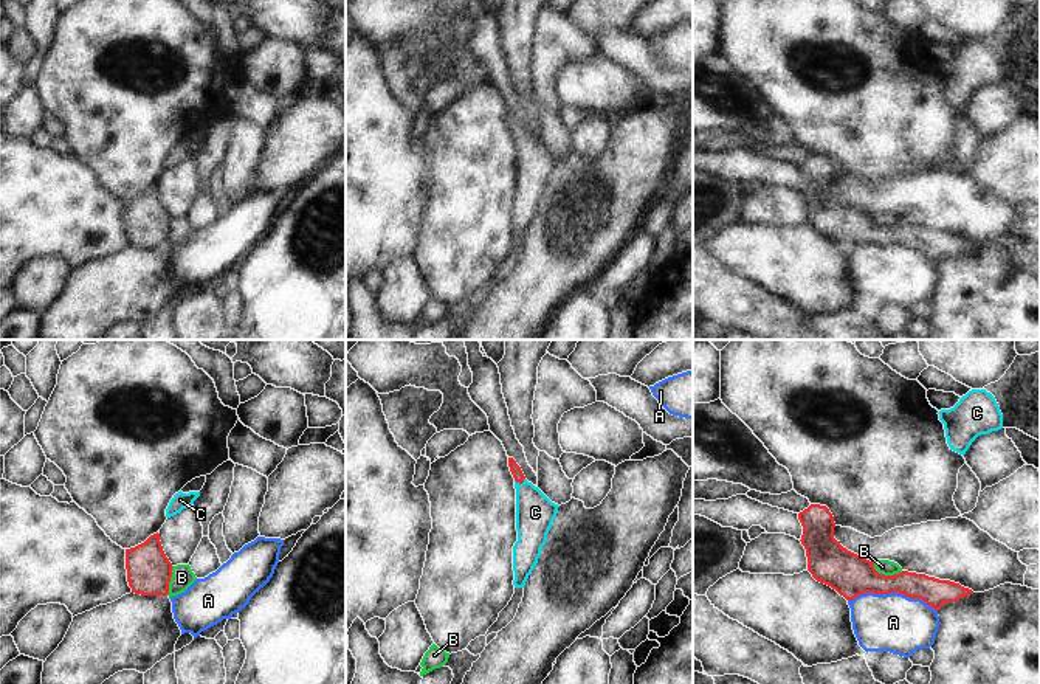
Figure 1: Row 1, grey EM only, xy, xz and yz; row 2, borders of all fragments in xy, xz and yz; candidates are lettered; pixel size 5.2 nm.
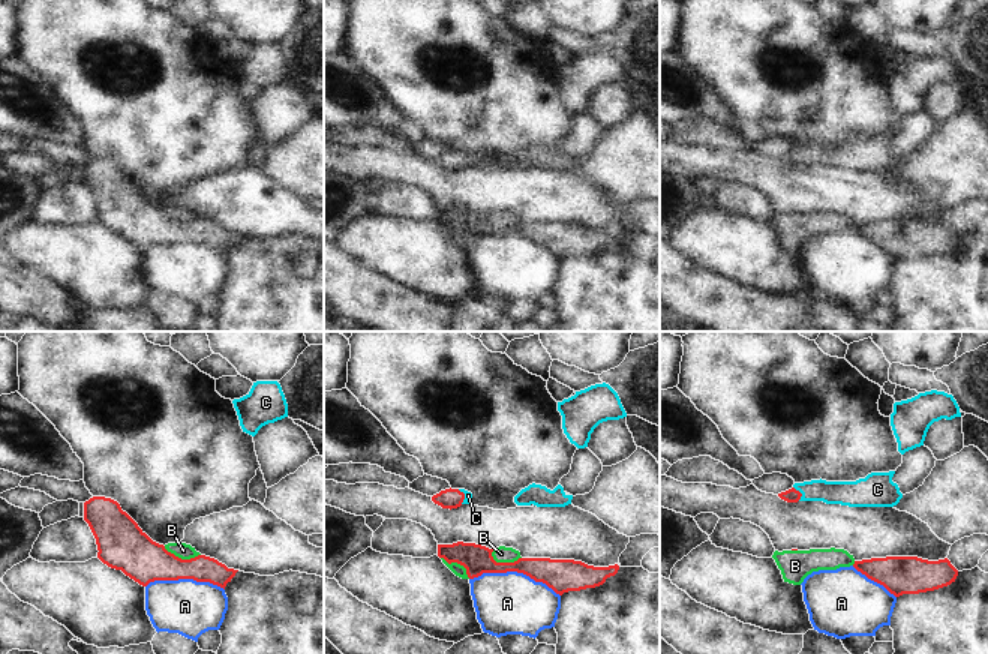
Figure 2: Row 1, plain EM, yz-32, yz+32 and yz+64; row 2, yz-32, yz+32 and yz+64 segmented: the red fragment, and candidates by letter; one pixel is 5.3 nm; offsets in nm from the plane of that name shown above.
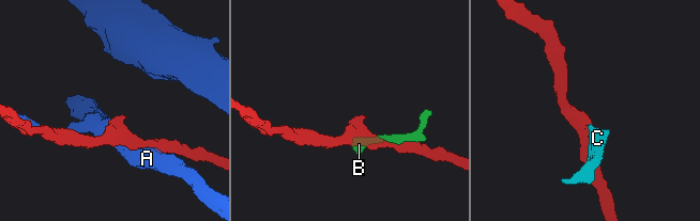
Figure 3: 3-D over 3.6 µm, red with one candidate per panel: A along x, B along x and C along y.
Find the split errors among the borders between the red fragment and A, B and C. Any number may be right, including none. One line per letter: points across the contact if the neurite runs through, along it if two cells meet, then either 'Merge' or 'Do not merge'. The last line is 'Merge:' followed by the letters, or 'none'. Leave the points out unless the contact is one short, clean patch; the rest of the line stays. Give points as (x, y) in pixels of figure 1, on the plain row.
A: Boundary: yz (848, 252), (865, 245), (902, 245), (922, 252), (936, 264). Do not merge
B: Do not merge
C: Path across: xz (515, 121), (520, 135), (535, 165). Merge
Merge: C

